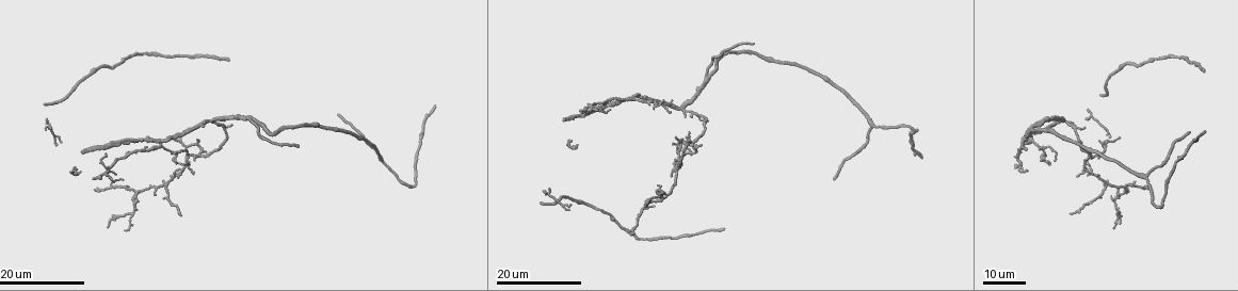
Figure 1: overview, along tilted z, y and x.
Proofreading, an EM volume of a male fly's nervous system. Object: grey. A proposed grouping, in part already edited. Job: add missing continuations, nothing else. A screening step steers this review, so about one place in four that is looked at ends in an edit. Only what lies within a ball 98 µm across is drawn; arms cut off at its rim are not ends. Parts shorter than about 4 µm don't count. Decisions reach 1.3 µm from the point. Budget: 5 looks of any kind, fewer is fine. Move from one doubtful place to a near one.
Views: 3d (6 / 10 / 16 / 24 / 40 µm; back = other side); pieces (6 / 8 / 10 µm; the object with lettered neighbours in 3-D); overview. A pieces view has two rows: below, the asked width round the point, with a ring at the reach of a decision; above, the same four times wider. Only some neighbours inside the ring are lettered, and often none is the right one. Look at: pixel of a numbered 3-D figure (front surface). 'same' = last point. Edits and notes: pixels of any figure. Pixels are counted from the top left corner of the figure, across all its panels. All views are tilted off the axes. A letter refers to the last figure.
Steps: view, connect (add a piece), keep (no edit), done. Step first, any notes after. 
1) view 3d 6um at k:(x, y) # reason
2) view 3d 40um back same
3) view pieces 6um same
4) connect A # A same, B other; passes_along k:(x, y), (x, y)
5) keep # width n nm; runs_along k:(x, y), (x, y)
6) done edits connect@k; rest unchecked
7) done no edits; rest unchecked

view 3d 24um at 1:(1202, 71) # end of a long branch

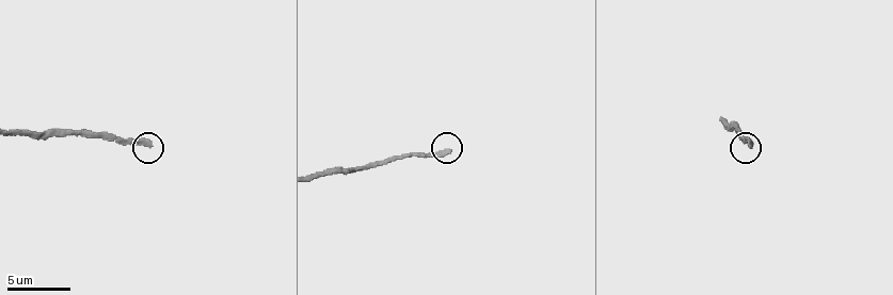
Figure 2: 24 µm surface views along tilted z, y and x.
view pieces 8um at 2:(147, 145)

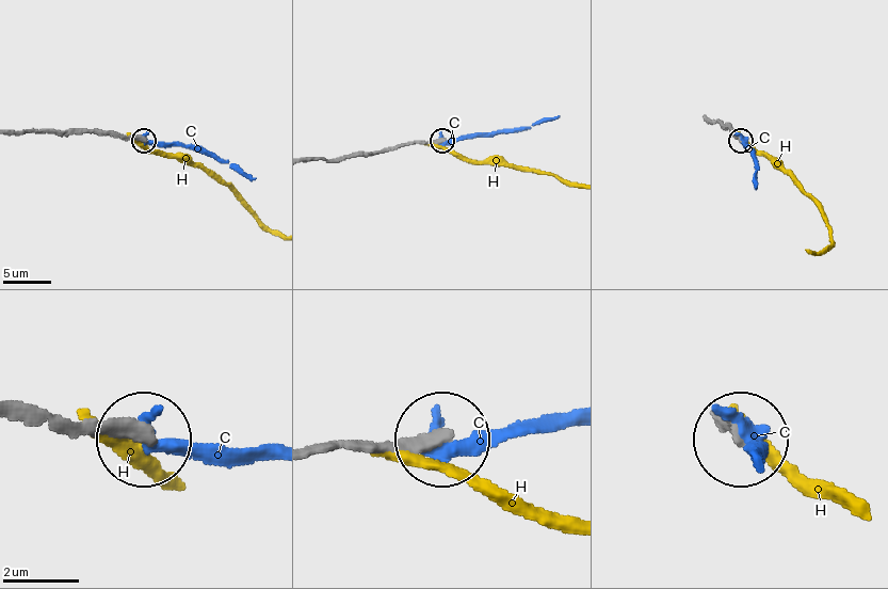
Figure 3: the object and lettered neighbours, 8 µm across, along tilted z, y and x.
keep # C other, H other; none of them fits

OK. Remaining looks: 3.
view 3d 24um at 1:(1189, 130) # free end

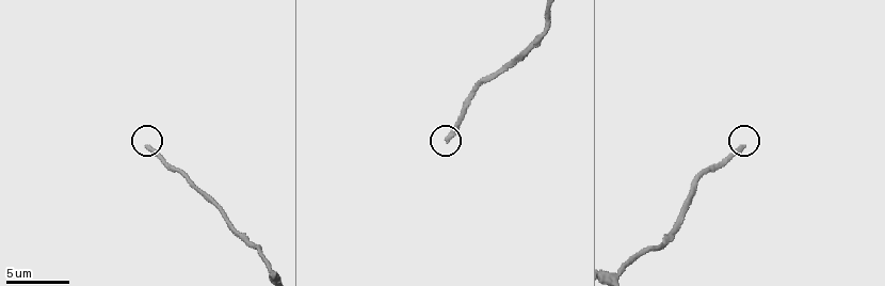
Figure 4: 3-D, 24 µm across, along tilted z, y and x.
view pieces 10um at 4:(446, 139)

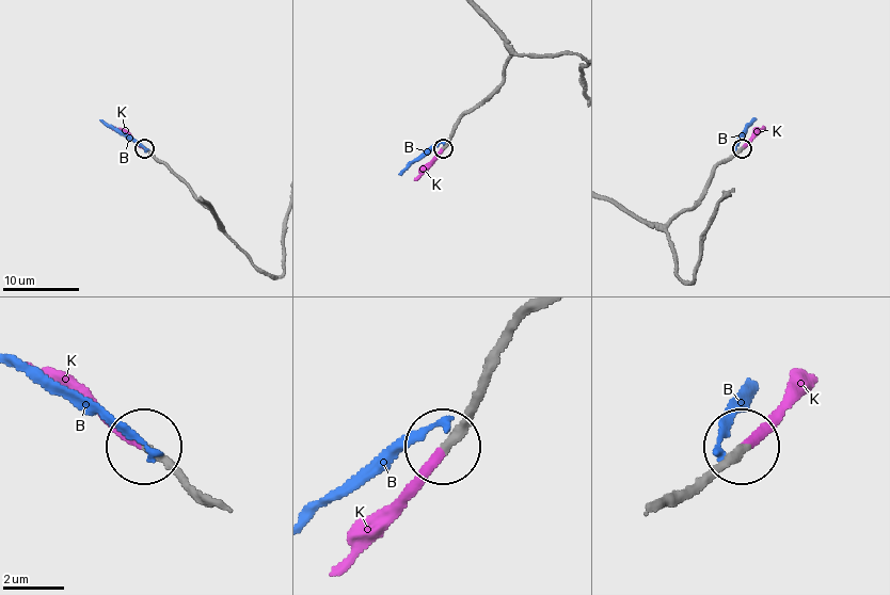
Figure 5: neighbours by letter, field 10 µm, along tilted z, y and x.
connect K # B other, K same; passes_along 5:(683, 498), (755, 447), (804, 395); the cell continues

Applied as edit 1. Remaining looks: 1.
done edits connect@5; rest unchecked

